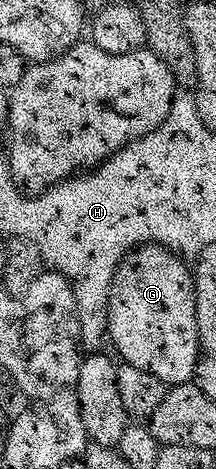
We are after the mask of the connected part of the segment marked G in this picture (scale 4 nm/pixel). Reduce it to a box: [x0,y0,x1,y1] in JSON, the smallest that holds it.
[108,243,199,386]

